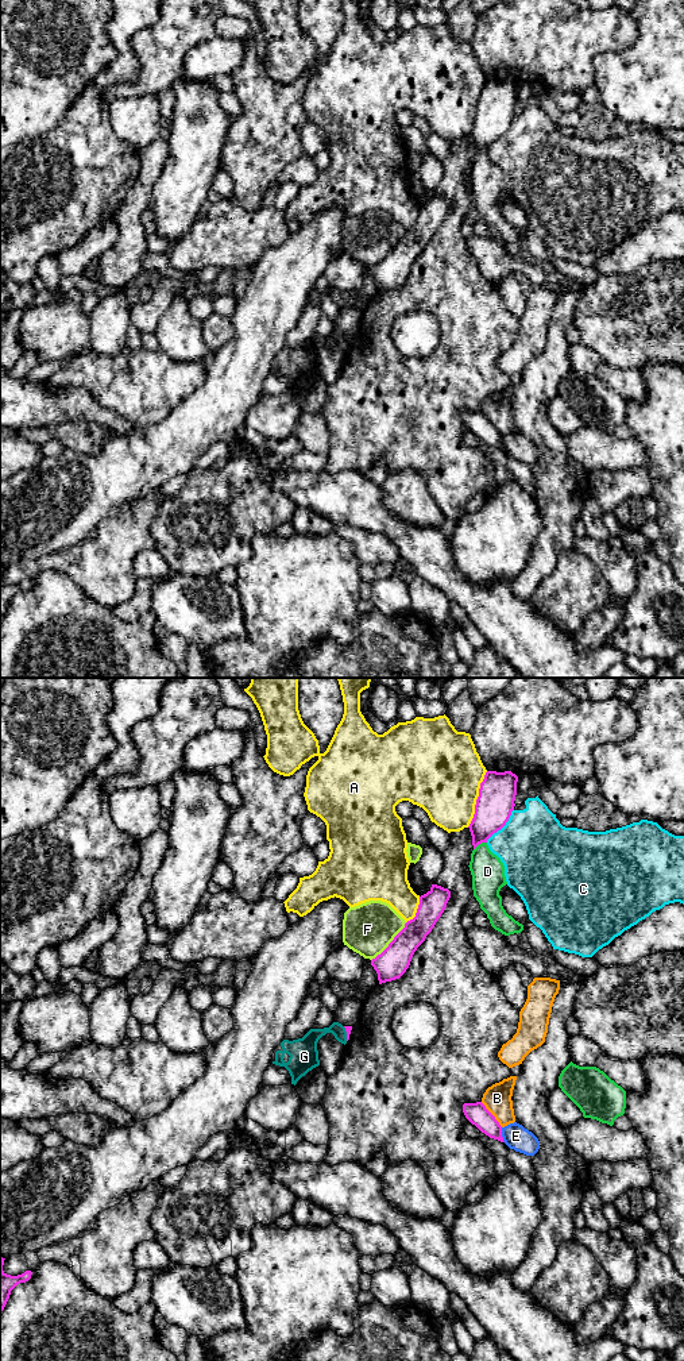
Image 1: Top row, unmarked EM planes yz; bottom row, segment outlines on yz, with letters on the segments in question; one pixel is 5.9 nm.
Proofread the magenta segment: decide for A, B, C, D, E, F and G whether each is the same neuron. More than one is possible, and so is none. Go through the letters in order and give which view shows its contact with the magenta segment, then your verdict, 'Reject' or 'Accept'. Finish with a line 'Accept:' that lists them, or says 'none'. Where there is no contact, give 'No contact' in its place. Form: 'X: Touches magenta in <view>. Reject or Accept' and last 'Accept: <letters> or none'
A: Touches magenta in yz. Reject
B: Touches magenta in yz. Reject
C: Touches magenta in yz. Reject
D: Touches magenta in yz. Reject
E: Touches magenta in yz. Reject
F: Touches magenta in yz. Reject
G: Touches magenta in yz. Reject
Accept: none

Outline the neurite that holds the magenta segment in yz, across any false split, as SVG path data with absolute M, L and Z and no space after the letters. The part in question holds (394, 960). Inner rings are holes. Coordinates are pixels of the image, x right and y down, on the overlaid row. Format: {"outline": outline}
{"outline": "M437 884L420 897L416 917L394 937L389 946L371 960L379 984L399 979L410 965L417 948L425 941L444 913L451 891Z"}

